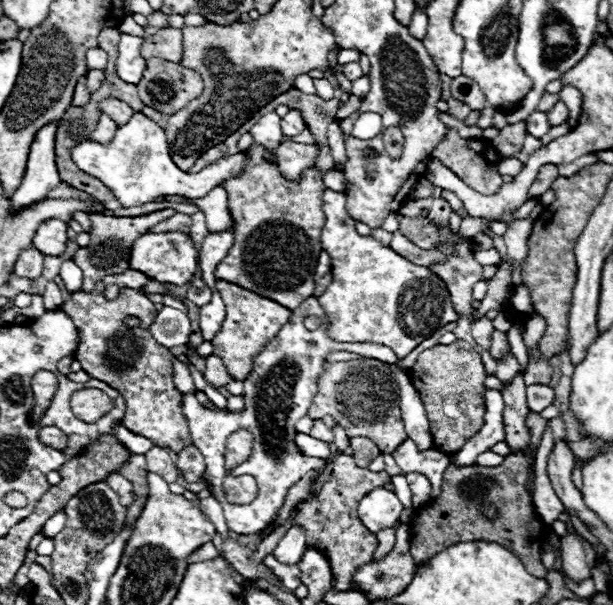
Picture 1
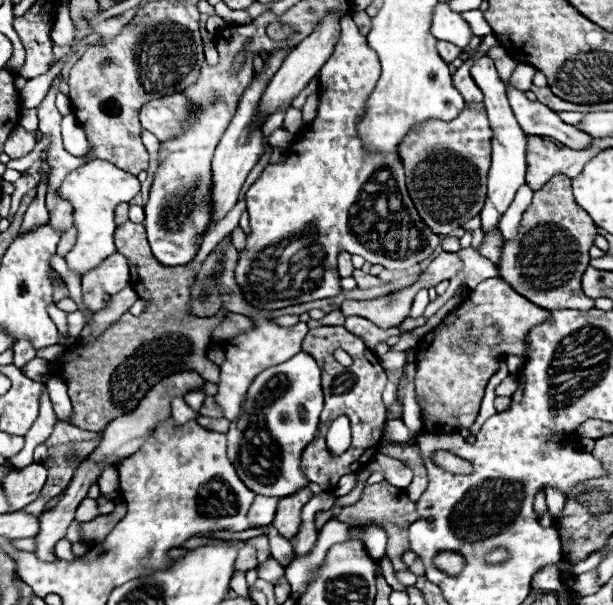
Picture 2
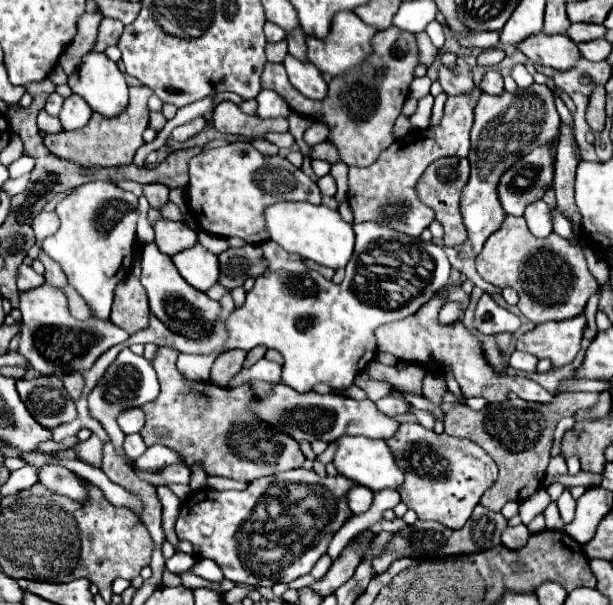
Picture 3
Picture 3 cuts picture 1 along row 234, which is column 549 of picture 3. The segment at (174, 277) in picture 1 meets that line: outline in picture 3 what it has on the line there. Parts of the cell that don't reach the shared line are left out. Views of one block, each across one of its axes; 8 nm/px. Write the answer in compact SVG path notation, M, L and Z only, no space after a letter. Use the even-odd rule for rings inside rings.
M550 142L546 146L538 146L536 150L532 150L524 158L520 158L516 164L512 164L500 176L498 198L500 198L500 204L502 204L502 208L508 216L522 216L526 206L540 200L546 194L546 190L552 186L552 178L554 178L554 152L552 152L552 146L554 144L556 142Z

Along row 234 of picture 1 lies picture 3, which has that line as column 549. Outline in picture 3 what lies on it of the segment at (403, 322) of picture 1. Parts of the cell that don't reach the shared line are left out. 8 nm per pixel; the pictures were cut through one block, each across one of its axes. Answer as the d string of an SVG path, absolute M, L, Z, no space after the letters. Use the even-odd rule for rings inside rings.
M580 314L572 320L544 322L534 330L522 334L516 340L516 350L530 352L536 358L548 358L552 368L570 364L580 352L582 334L586 328L586 316Z

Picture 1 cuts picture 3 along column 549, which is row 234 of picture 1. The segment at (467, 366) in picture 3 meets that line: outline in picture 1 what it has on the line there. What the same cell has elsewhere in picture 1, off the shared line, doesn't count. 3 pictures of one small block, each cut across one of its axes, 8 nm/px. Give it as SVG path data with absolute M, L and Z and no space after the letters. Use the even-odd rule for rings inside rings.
M400 230L392 232L390 248L394 248L394 252L398 252L400 256L404 256L406 260L410 260L418 266L430 266L434 260L444 260L444 256L436 250L422 250L418 246L414 246L410 240L406 240L406 236L402 236Z

